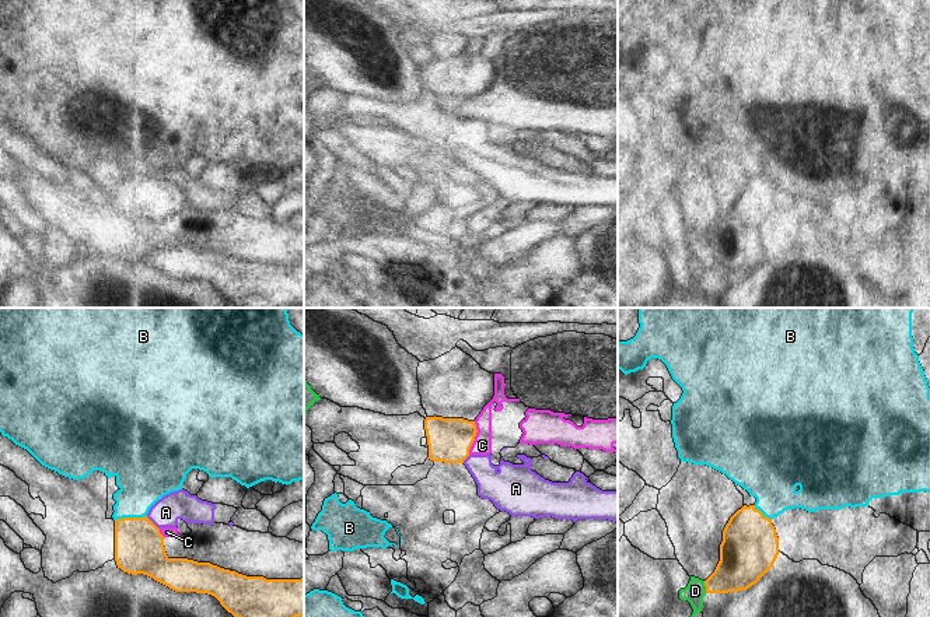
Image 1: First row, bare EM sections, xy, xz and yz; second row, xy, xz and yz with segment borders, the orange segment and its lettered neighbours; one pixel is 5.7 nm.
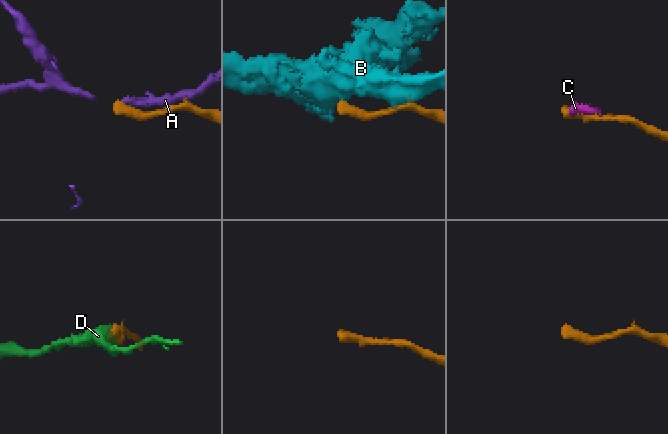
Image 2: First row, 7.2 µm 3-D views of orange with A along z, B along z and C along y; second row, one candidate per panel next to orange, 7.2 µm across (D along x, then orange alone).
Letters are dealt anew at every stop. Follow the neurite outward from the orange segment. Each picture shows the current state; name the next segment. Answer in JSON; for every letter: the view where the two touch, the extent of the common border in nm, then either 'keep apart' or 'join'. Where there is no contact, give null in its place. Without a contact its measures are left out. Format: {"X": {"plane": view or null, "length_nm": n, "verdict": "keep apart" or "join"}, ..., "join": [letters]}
{"A": {"plane": "xy", "length_nm": 110, "verdict": "keep apart"}, "B": {"plane": "xy", "length_nm": 190, "verdict": "keep apart"}, "C": {"plane": "xz", "length_nm": 200, "verdict": "keep apart"}, "D": {"plane": "yz", "length_nm": 70, "verdict": "keep apart"}, "join": []}

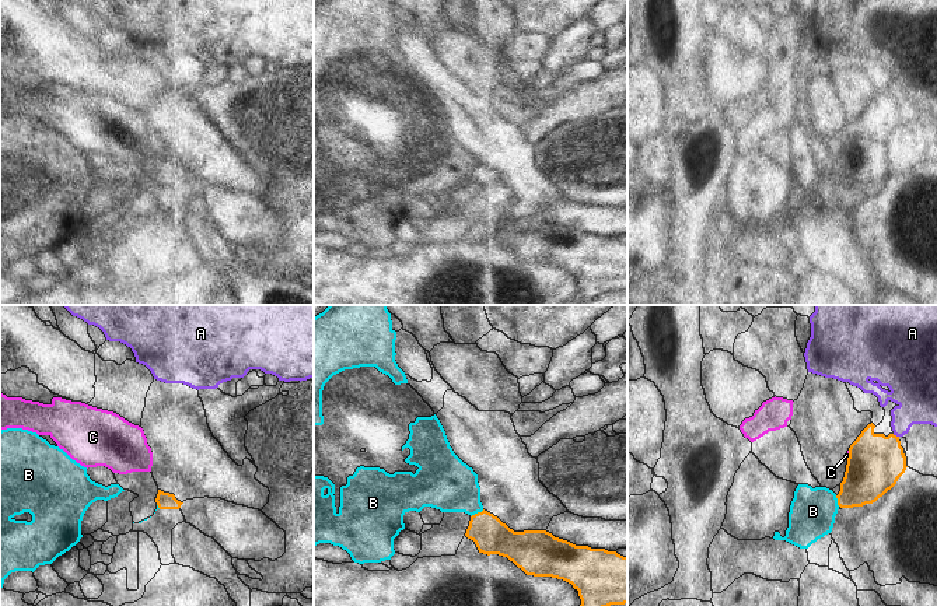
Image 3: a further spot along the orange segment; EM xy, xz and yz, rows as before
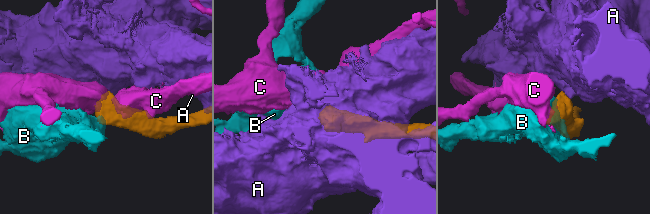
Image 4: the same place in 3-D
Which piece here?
{"A": {"plane": "yz", "length_nm": 40, "verdict": "keep apart"}, "B": {"plane": "xz", "length_nm": 90, "verdict": "keep apart"}, "C": {"plane": "yz", "length_nm": 50, "verdict": "join"}, "join": ["C"]}

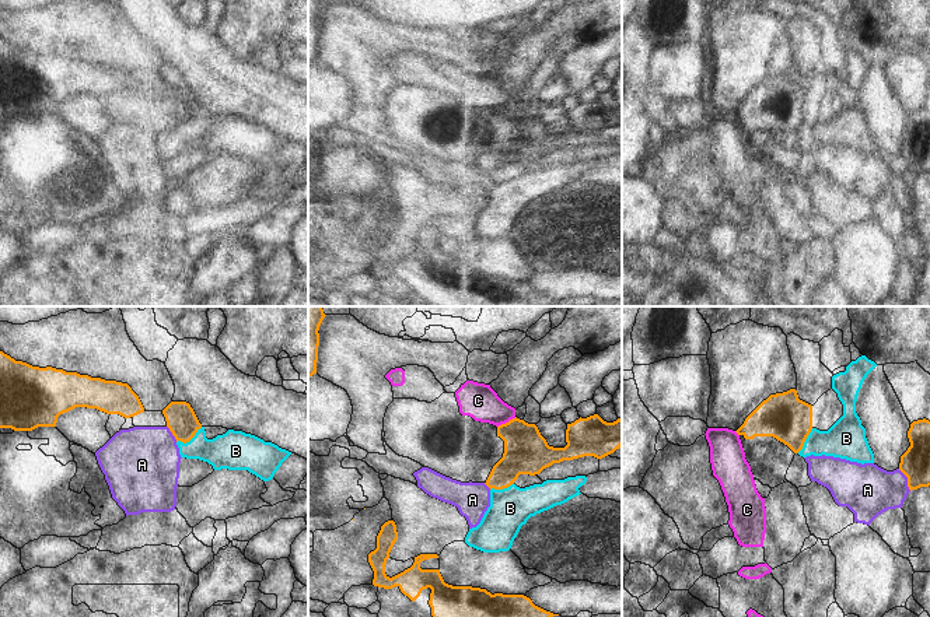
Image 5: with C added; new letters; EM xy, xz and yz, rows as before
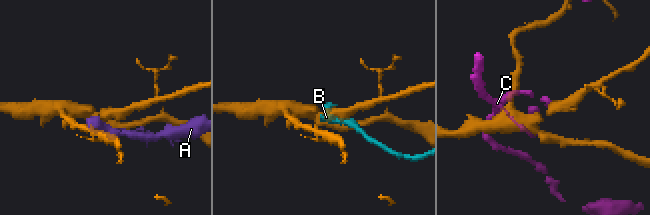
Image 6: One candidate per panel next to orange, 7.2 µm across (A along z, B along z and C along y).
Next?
{"A": {"plane": "yz", "length_nm": 150, "verdict": "keep apart"}, "B": {"plane": "xy", "length_nm": 180, "verdict": "keep apart"}, "C": {"plane": "xz", "length_nm": 130, "verdict": "keep apart"}, "join": []}

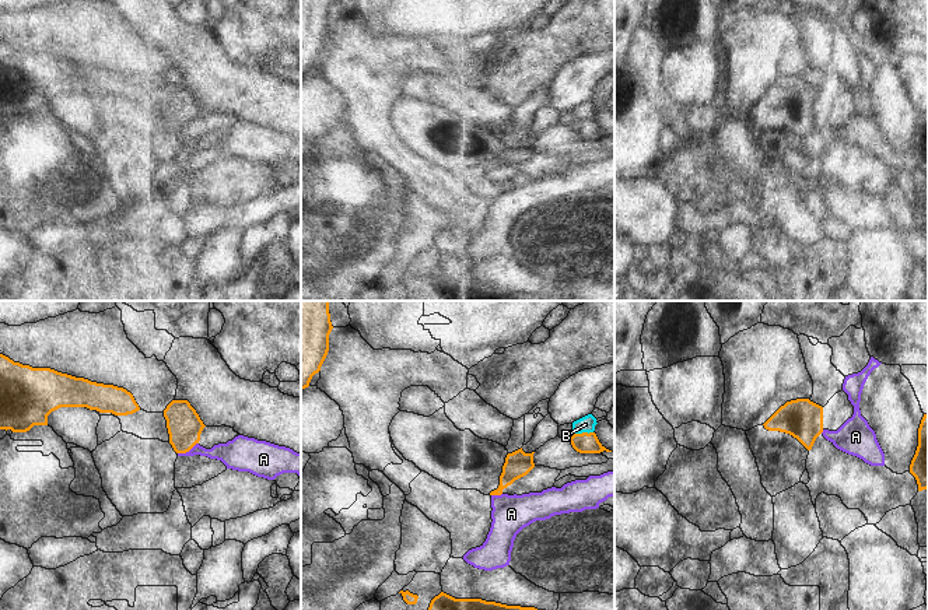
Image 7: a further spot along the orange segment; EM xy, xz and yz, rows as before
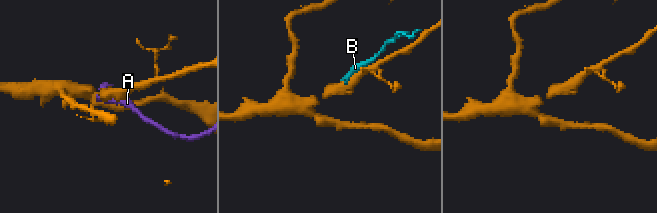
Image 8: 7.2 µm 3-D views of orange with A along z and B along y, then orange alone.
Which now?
{"A": {"plane": "xy", "length_nm": 140, "verdict": "keep apart"}, "B": {"plane": "xz", "length_nm": 110, "verdict": "keep apart"}, "join": []}

